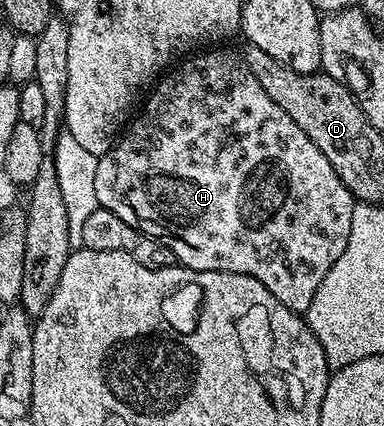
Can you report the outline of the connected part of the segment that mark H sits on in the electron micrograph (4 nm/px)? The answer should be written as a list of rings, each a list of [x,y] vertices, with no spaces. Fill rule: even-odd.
[[[213,47],[182,60],[152,86],[151,92],[153,94],[149,98],[144,98],[145,110],[132,118],[128,128],[116,138],[113,148],[97,158],[95,199],[98,206],[107,211],[115,211],[115,215],[119,215],[123,223],[131,223],[131,227],[162,241],[186,269],[194,269],[200,273],[227,271],[251,275],[259,279],[259,283],[263,283],[263,287],[267,287],[267,291],[271,291],[271,295],[275,295],[275,299],[279,299],[283,307],[304,315],[311,307],[311,299],[315,299],[315,291],[319,291],[319,283],[323,283],[323,278],[327,276],[327,271],[331,271],[335,259],[343,255],[347,239],[351,239],[351,215],[355,198],[351,191],[347,191],[343,179],[335,175],[335,167],[327,163],[327,155],[323,155],[323,151],[319,151],[319,147],[315,147],[315,143],[307,139],[305,132],[299,128],[299,123],[295,123],[295,119],[291,119],[291,115],[287,115],[283,107],[278,107],[267,96],[267,91],[263,91],[263,87],[259,87],[255,75],[251,75],[244,60],[238,54],[236,57],[233,53],[224,53],[221,47]]]

